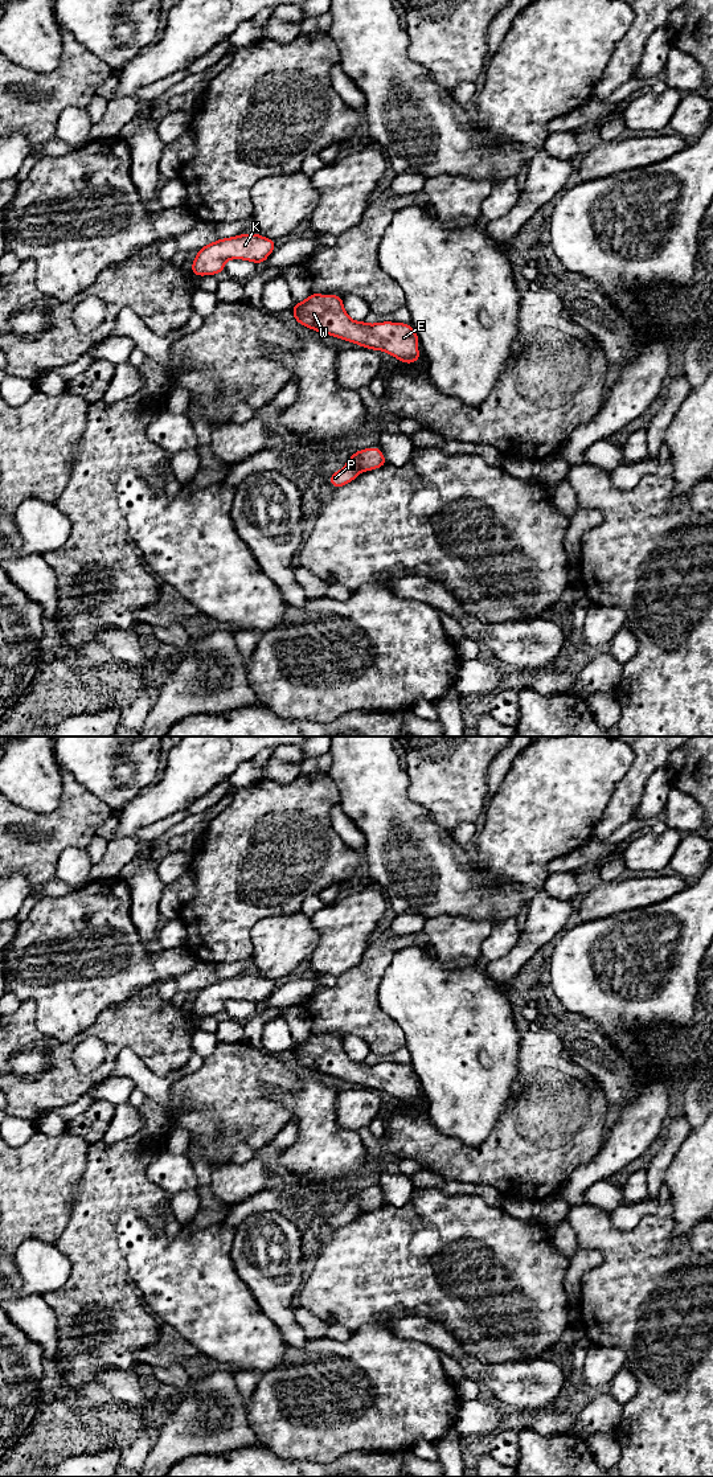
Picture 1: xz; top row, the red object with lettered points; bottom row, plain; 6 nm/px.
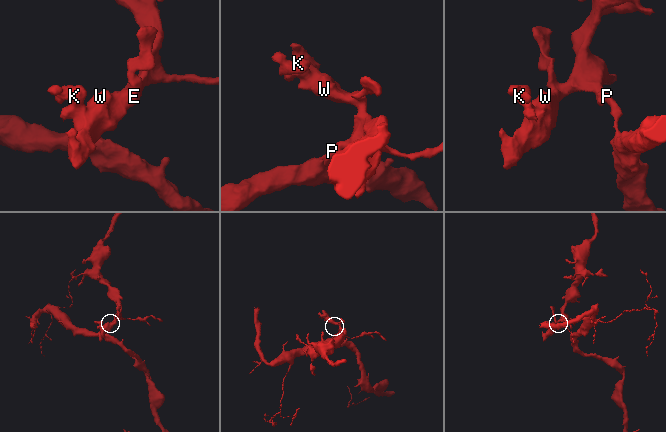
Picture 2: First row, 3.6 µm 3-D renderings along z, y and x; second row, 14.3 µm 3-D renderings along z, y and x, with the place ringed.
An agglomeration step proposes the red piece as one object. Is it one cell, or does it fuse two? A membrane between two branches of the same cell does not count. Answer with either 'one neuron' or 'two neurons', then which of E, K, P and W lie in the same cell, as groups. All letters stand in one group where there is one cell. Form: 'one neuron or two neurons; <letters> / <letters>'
two neurons; E K W / P

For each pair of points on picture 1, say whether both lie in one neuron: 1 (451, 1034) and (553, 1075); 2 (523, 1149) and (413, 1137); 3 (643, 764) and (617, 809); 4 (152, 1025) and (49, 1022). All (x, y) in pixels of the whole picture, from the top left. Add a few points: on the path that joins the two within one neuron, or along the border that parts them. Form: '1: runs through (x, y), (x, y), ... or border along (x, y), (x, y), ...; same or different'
1: border along (520, 1037), (517, 1077), (511, 1091); different
2: runs through (495, 1156), (441, 1155); same
3: runs through (636, 775), (626, 799); same
4: border along (117, 1005), (107, 1006), (87, 1028), (65, 1041); different

